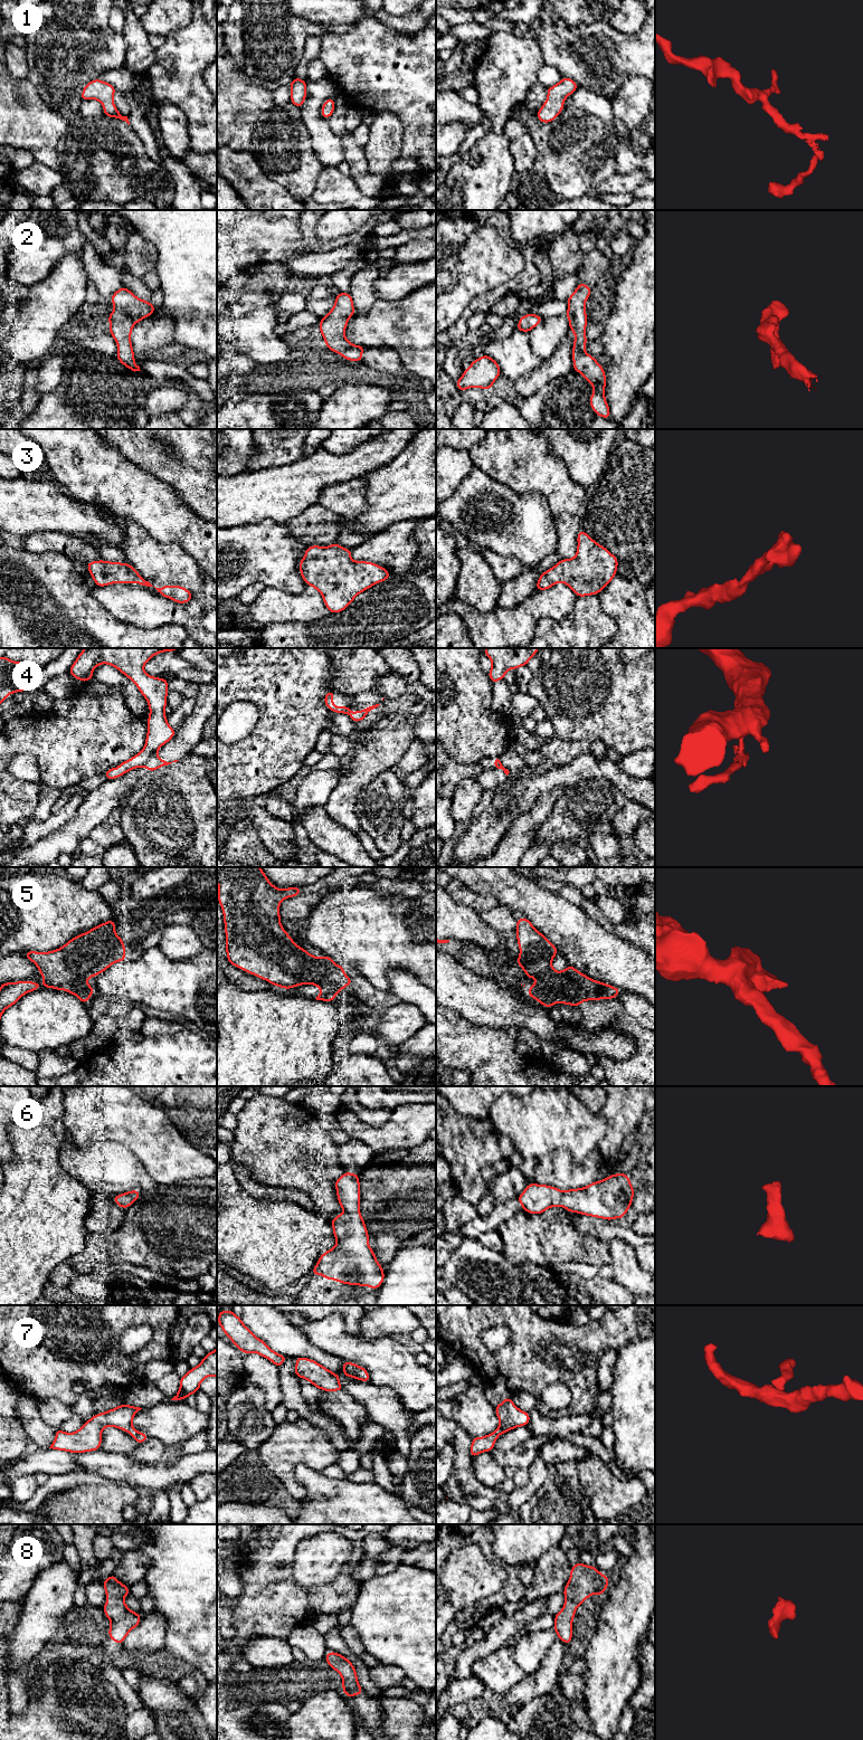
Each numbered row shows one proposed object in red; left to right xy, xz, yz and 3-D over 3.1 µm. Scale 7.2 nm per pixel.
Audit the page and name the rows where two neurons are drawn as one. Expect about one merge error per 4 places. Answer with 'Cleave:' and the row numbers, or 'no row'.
Cleave: 4

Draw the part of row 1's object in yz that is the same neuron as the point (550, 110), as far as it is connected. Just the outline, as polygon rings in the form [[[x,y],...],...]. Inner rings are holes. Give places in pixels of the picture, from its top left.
[[[567,77],[552,87],[547,89],[548,99],[543,103],[541,108],[537,112],[538,118],[542,123],[552,122],[562,111],[563,102],[578,88],[577,83]]]

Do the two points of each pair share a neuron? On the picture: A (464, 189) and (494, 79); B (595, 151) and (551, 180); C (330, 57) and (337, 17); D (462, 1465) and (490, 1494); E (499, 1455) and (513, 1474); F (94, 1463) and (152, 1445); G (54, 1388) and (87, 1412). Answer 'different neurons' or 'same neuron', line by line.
A: same neuron
B: same neuron
C: different neurons
D: same neuron
E: different neurons
F: different neurons
G: different neurons

